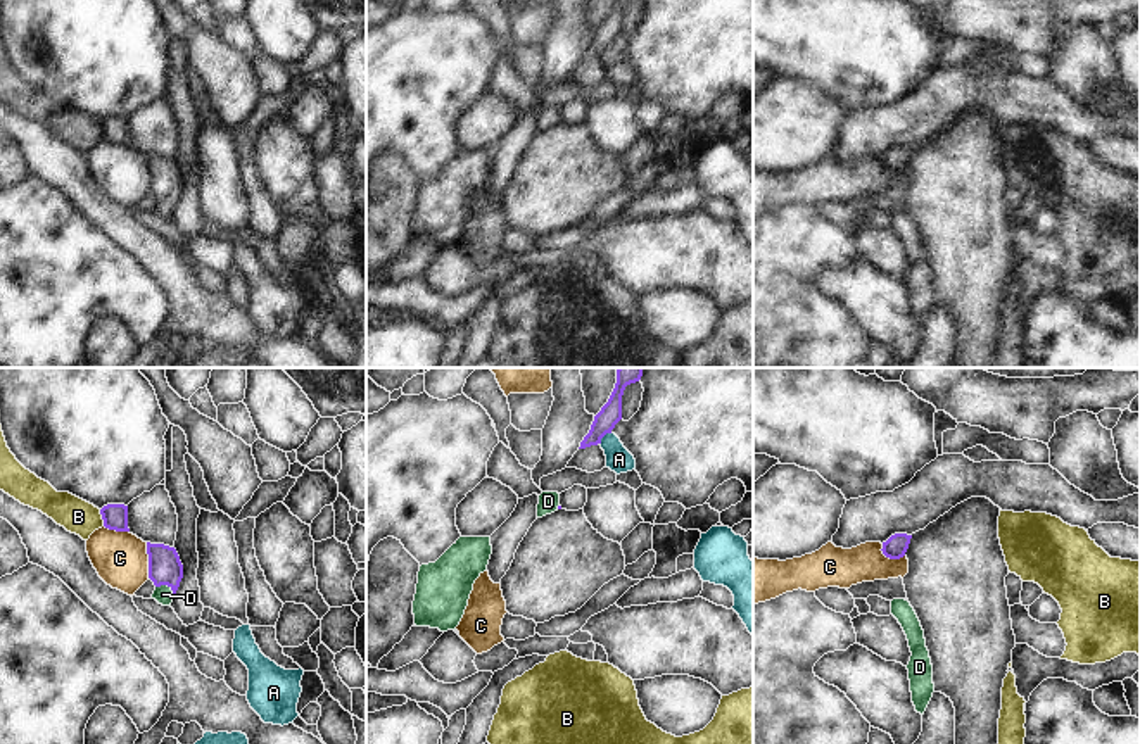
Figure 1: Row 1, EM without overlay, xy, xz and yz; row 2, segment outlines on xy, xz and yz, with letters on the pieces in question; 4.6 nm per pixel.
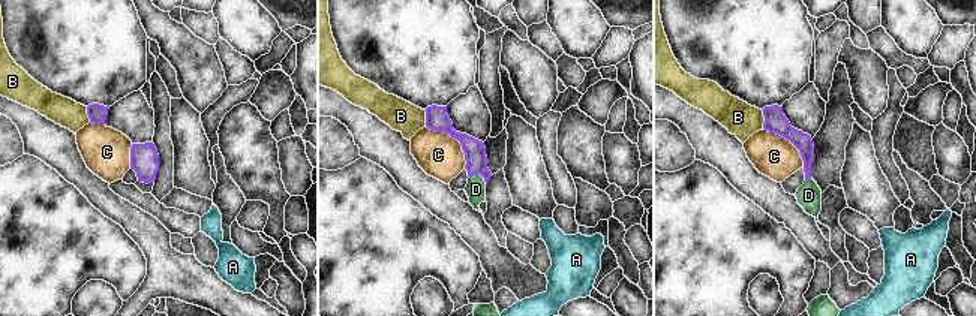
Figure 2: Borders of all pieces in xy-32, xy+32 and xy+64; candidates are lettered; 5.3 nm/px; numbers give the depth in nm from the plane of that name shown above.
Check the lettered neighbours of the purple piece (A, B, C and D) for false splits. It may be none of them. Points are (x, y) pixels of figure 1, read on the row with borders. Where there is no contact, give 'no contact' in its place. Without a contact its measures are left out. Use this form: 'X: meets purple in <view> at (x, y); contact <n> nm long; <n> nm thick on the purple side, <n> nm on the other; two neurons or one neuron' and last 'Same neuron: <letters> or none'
A: meets purple in xz at (603, 435); contact 80 nm long; 100 nm thick on the purple side, 120 nm on the other; two neurons
B: meets purple in xy at (102, 518); contact 80 nm long; 120 nm thick on the purple side, 160 nm on the other; two neurons
C: meets purple in xy at (149, 560); contact 170 nm long; 160 nm thick on the purple side, 260 nm on the other; two neurons
D: meets purple in xy at (166, 584); contact 100 nm long; 160 nm thick on the purple side, 90 nm on the other; one neuron
Same neuron: D

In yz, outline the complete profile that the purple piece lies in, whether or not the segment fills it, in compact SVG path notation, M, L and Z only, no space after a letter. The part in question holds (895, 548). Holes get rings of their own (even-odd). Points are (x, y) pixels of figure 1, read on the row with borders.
M895 533L886 542L883 542L883 554L890 559L900 559L905 556L912 535Z

